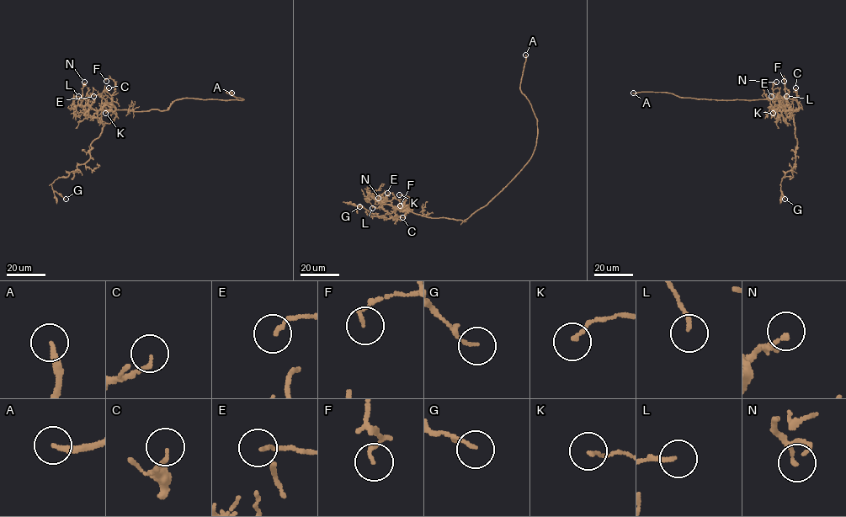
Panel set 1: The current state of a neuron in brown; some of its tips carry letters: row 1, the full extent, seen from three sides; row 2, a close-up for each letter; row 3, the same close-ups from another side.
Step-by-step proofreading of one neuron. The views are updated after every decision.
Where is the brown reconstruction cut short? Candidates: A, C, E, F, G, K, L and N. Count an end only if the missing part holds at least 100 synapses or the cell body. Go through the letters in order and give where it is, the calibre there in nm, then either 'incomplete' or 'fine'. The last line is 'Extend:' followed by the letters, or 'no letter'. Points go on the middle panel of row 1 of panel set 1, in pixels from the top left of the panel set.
A: place (525, 55); calibre 240 nm; incomplete
C: place (402, 217); calibre 140 nm; fine
E: place (387, 193); calibre 150 nm; fine
F: place (400, 205); calibre 110 nm; fine
G: place (359, 206); calibre 110 nm; fine
K: place (399, 194); calibre 130 nm; fine
L: place (372, 208); calibre 140 nm; fine
N: place (378, 198); calibre 120 nm; fine
Extend: A

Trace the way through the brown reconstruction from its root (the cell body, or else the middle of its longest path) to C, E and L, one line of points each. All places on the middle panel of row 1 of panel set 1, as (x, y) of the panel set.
C: (462, 221), (429, 218), (397, 210), (387, 204), (382, 205), (394, 218), (402, 217)
E: (462, 221), (429, 218), (399, 210), (396, 206), (400, 202), (393, 194), (387, 193)
L: (462, 221), (429, 218), (397, 210), (369, 196), (365, 199), (372, 208)

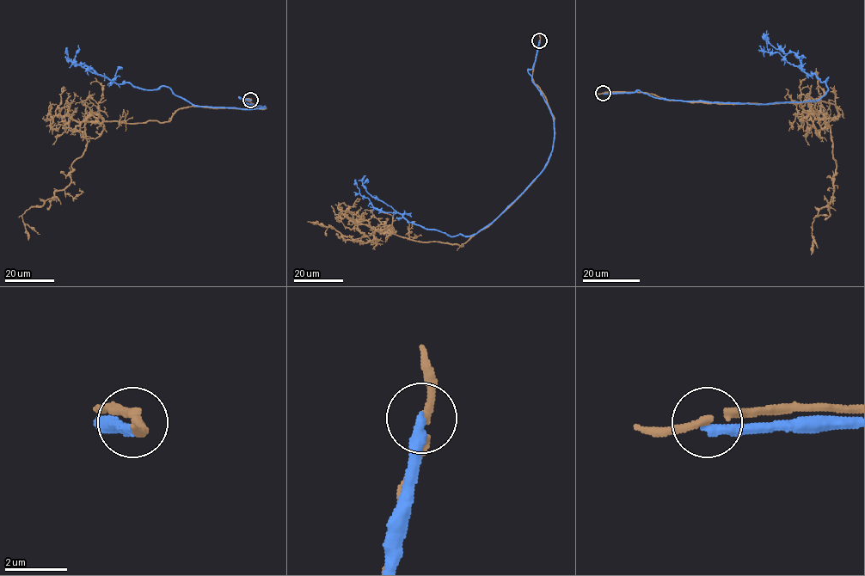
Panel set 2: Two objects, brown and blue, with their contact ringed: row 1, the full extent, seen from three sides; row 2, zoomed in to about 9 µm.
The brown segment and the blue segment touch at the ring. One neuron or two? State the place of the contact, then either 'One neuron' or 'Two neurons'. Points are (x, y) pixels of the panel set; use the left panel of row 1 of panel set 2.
Place: (250, 100). Two neurons

